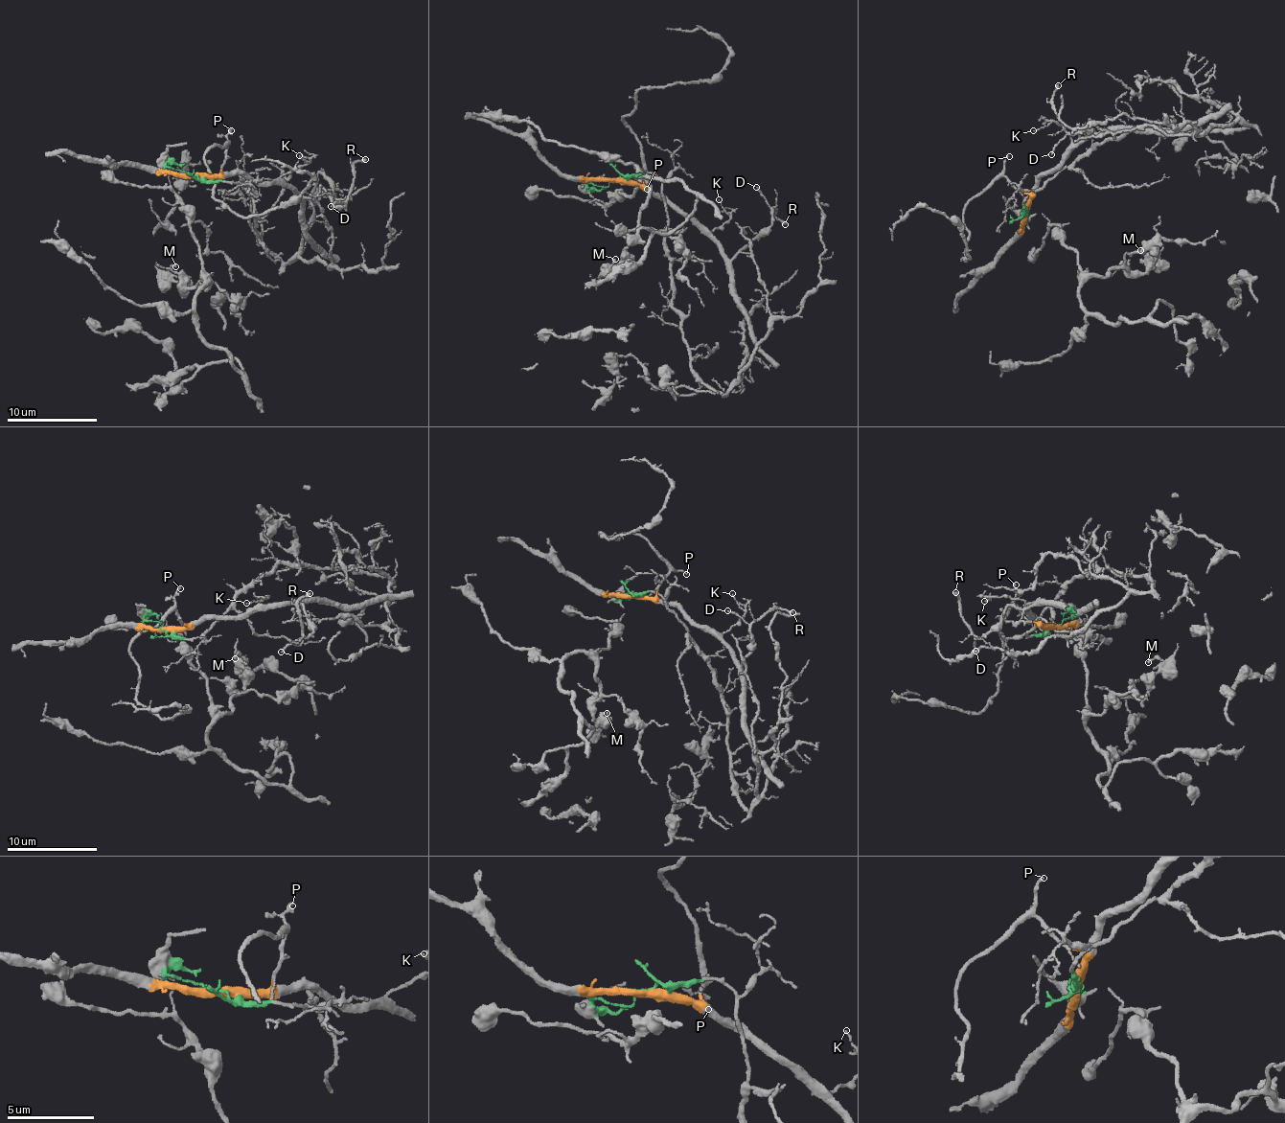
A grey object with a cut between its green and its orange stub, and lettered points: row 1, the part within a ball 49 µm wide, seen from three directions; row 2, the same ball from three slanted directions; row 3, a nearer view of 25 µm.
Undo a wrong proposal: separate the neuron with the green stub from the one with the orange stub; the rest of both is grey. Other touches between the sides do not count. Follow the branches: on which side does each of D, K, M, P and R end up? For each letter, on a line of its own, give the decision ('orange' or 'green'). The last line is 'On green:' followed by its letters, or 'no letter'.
D: orange
K: orange
M: green
P: orange
R: orange
On green: M

